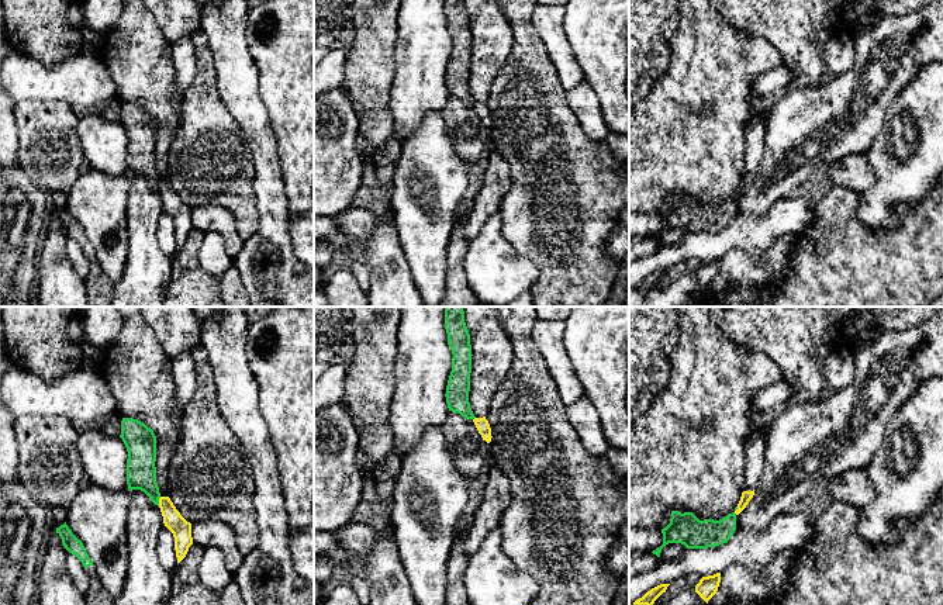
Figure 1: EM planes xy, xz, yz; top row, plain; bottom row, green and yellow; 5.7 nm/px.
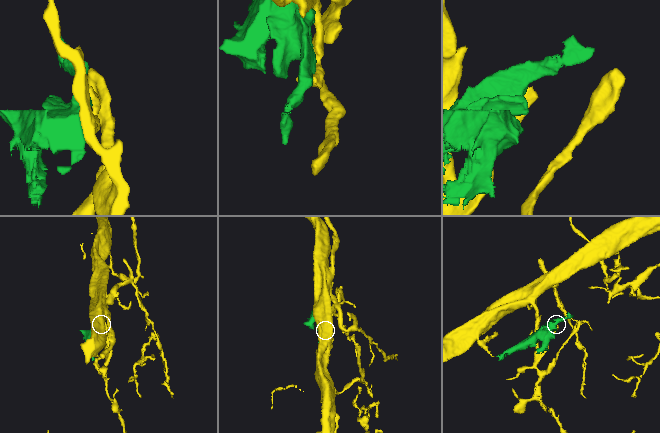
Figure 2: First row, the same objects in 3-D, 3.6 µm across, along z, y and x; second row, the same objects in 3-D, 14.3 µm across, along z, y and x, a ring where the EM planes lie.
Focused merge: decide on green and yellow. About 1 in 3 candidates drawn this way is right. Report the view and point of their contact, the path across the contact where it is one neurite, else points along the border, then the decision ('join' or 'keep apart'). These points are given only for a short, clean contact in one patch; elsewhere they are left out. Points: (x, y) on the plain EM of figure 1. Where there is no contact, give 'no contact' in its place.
contact xy (158, 186); keep apart

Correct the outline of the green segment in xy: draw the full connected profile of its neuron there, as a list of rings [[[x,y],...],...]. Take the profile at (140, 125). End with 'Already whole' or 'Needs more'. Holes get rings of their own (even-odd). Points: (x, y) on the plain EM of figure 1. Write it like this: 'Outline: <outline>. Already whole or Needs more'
Outline: [[[122,103],[121,120],[127,136],[128,174],[144,176],[159,191],[159,172],[156,167],[156,121],[144,107]]]. Already whole

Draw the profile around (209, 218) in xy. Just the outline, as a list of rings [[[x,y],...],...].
[[[198,205],[191,208],[193,227],[203,232],[218,232],[224,236],[227,253],[235,259],[243,246],[238,235],[234,215],[220,205]]]

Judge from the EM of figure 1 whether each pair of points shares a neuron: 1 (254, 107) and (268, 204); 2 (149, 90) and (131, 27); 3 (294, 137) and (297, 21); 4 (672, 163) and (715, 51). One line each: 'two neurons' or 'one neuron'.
1: one neuron
2: one neuron
3: one neuron
4: one neuron

